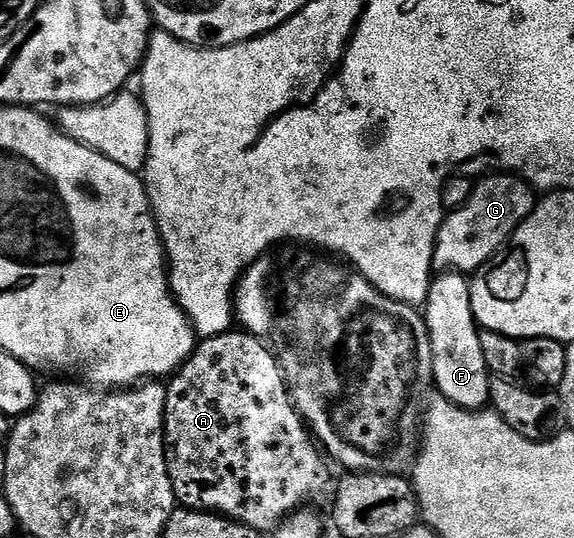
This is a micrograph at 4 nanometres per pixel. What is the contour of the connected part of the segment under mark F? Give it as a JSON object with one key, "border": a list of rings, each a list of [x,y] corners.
{"border":[[[455,271],[437,272],[428,288],[422,312],[430,339],[430,377],[436,380],[435,392],[458,407],[480,411],[489,404],[493,374],[486,367],[486,355],[482,355],[482,330],[476,324],[474,307],[470,303],[471,290],[472,286],[465,274]]]}

